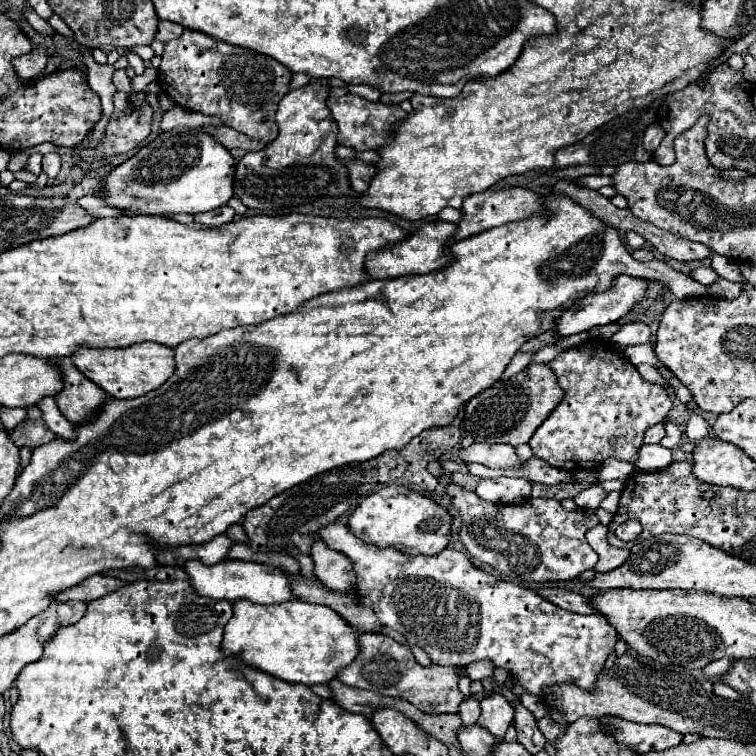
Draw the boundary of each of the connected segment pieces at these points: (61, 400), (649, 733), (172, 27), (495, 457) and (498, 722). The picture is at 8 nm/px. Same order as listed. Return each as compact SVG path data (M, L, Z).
M71 358L57 360L63 370L63 390L55 398L61 414L75 426L75 422L83 422L83 418L91 418L95 408L99 410L99 402L109 398L105 390L93 384L87 376L83 376L71 362Z
M599 718L605 728L625 746L635 748L641 754L647 752L661 752L673 746L679 746L683 742L683 734L675 730L667 730L663 726L655 724L637 724L621 718Z
M159 22L159 30L157 30L155 40L169 42L169 40L179 38L179 36L181 36L181 32L183 32L183 26L177 26L175 22Z
M471 444L459 450L459 458L465 464L483 464L487 468L519 468L523 464L509 444Z
M491 694L489 698L481 700L481 716L477 720L479 726L487 728L495 738L503 738L505 730L513 722L513 708L503 694Z

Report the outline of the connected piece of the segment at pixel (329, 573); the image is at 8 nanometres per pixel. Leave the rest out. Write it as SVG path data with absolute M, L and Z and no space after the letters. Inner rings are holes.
M317 540L311 548L315 576L333 592L351 592L355 588L355 570L351 560Z

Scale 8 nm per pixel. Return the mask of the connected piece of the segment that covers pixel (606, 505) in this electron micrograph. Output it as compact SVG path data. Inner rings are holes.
M612 491L607 494L607 496L600 503L601 508L604 510L616 514L618 510L618 503L620 499L620 492Z

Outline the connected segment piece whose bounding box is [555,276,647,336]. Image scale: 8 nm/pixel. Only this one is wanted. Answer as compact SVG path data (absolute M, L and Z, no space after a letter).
M619 276L619 278L615 278L613 288L609 288L607 292L603 292L603 294L589 294L583 300L575 302L575 306L571 306L571 310L563 312L563 316L557 320L557 328L555 330L561 336L571 336L571 334L579 334L579 332L591 330L593 326L605 326L605 324L617 322L627 312L631 312L637 302L641 302L645 292L647 292L647 280L633 278L633 276Z

